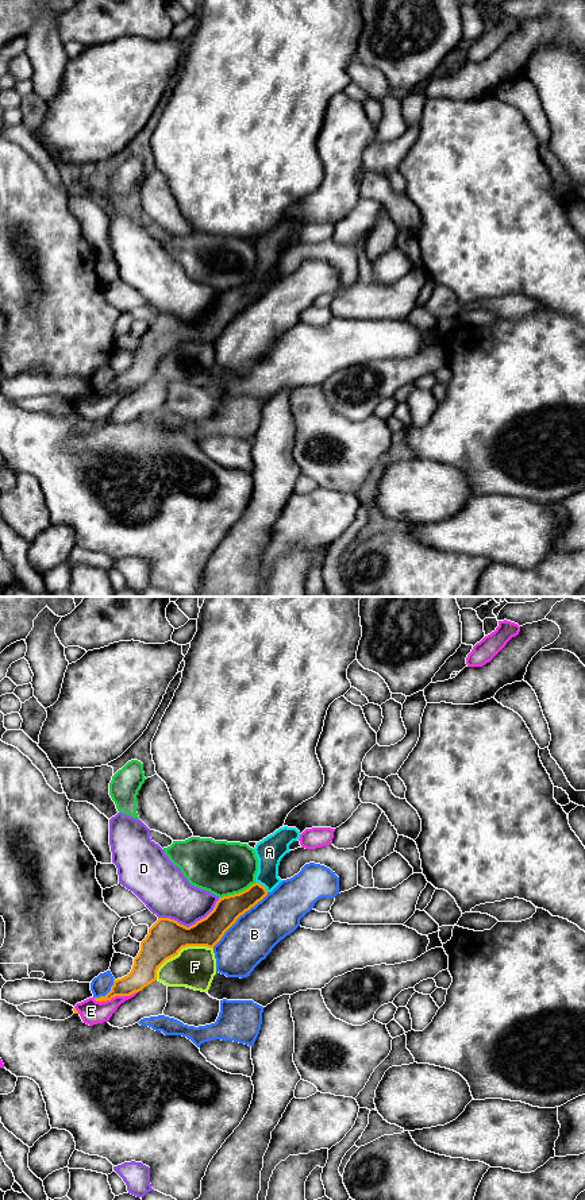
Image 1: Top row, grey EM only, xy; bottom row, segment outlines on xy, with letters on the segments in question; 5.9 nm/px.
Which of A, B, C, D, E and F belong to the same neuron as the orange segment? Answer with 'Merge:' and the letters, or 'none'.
Merge: A

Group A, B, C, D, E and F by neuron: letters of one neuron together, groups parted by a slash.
A / B / C / D / E / F

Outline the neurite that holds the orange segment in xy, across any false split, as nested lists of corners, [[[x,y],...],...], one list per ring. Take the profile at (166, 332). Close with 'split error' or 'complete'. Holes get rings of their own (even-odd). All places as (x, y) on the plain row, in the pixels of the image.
[[[280,223],[273,229],[257,238],[254,247],[258,254],[255,278],[247,285],[219,293],[213,305],[195,320],[186,323],[170,313],[158,313],[141,337],[141,346],[134,354],[131,367],[113,375],[105,391],[95,393],[107,397],[115,391],[130,391],[157,375],[158,363],[186,342],[212,343],[236,315],[261,297],[282,275],[278,273],[281,254],[289,248],[289,240],[300,234],[296,223]]] | split error

